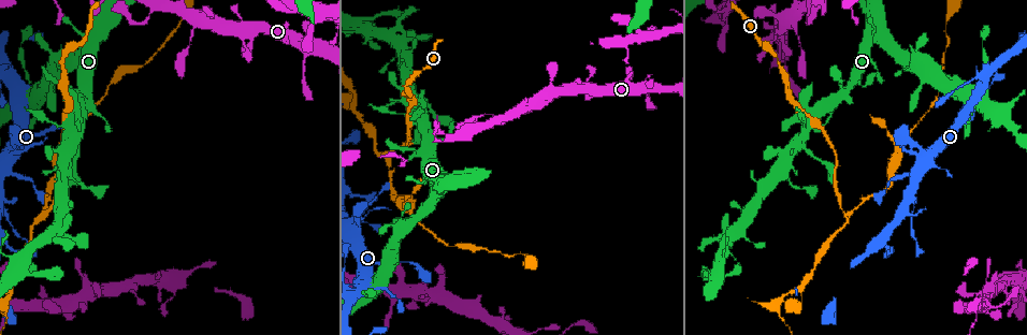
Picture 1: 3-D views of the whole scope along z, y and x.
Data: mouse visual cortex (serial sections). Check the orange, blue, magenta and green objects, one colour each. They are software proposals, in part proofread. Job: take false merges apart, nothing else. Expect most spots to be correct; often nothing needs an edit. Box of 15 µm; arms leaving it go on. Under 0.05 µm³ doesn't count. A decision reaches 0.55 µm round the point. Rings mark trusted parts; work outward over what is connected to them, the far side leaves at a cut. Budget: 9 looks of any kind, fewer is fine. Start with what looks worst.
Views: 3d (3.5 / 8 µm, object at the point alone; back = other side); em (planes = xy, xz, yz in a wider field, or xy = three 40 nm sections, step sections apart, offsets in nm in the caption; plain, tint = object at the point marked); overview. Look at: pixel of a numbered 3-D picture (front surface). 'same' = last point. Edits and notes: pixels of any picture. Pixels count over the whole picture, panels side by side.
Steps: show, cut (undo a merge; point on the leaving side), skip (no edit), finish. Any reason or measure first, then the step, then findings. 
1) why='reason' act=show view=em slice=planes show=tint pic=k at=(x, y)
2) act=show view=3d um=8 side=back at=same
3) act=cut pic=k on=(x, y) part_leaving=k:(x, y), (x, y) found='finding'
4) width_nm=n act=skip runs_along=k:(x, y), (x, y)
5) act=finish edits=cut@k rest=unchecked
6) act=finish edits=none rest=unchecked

why='a fork' act=show view=3d um=3.5 pic=1 at=(45, 214)

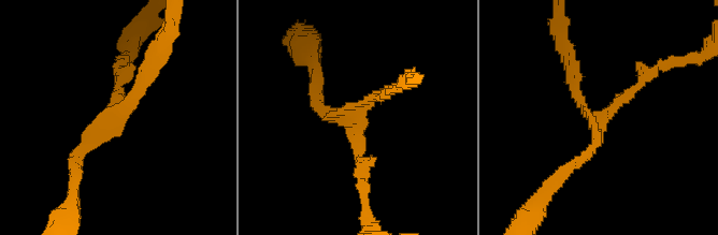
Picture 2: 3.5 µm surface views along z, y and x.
act=skip runs_along=2:(387, 92), (358, 114), (361, 169) found='all the same cell'

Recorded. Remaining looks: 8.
why='three arms meet' act=show view=3d um=3.5 pic=1 at=(355, 107)

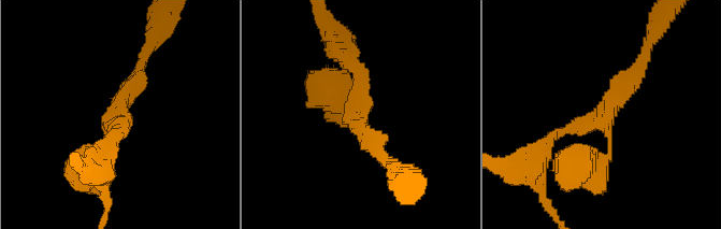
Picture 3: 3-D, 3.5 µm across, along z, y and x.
arm_widths_nm=200,250,250 act=skip found='one cell here'

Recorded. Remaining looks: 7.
why='thick turns thin' act=show view=3d um=3.5 pic=1 at=(10, 173)

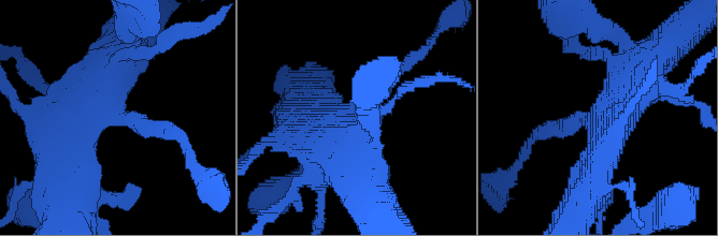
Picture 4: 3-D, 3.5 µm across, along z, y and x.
act=skip runs_along=4:(338, 150), (350, 112), (414, 60) found='one cell here'

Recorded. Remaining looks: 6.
why='thick turns thin' act=show view=3d um=3.5 pic=1 at=(885, 128)

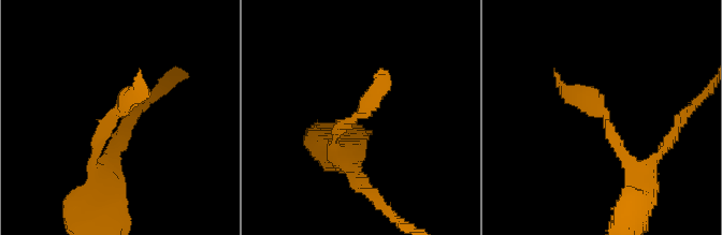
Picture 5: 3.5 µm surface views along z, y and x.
why='need the tissue' act=show view=em slice=xy step=2 show=tint pic=5 at=(107, 123)

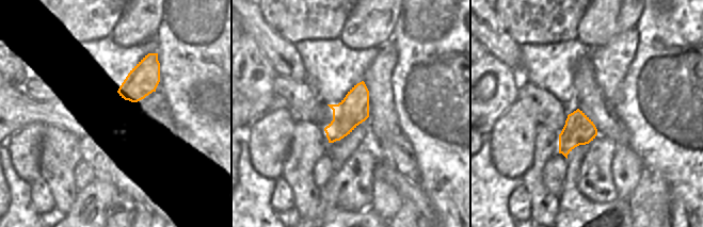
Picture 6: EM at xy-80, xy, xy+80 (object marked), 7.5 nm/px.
act=skip found='one cell here'

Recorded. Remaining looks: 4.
act=finish edits=none rest=unchecked

